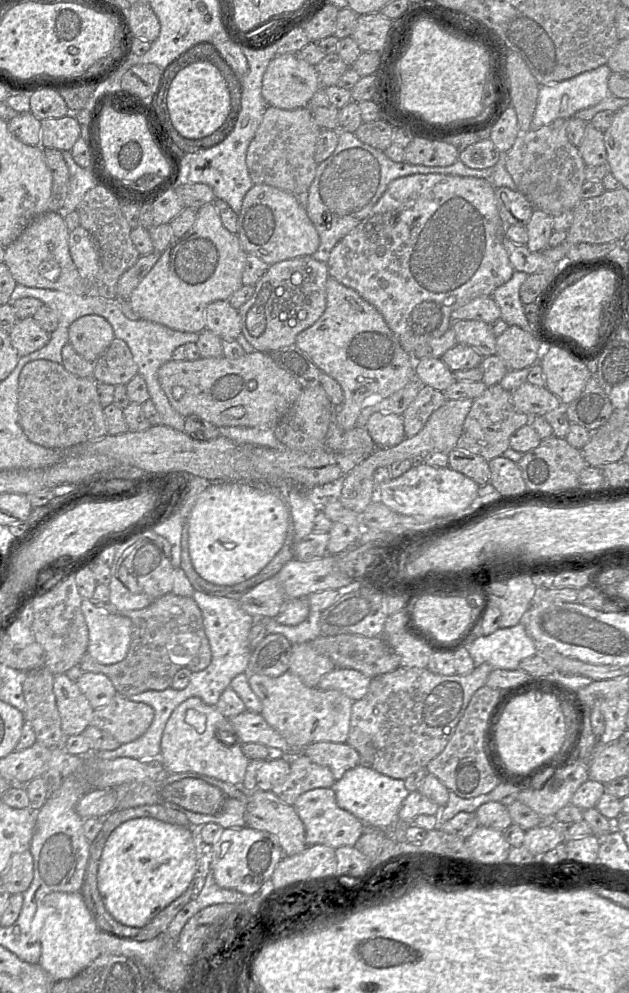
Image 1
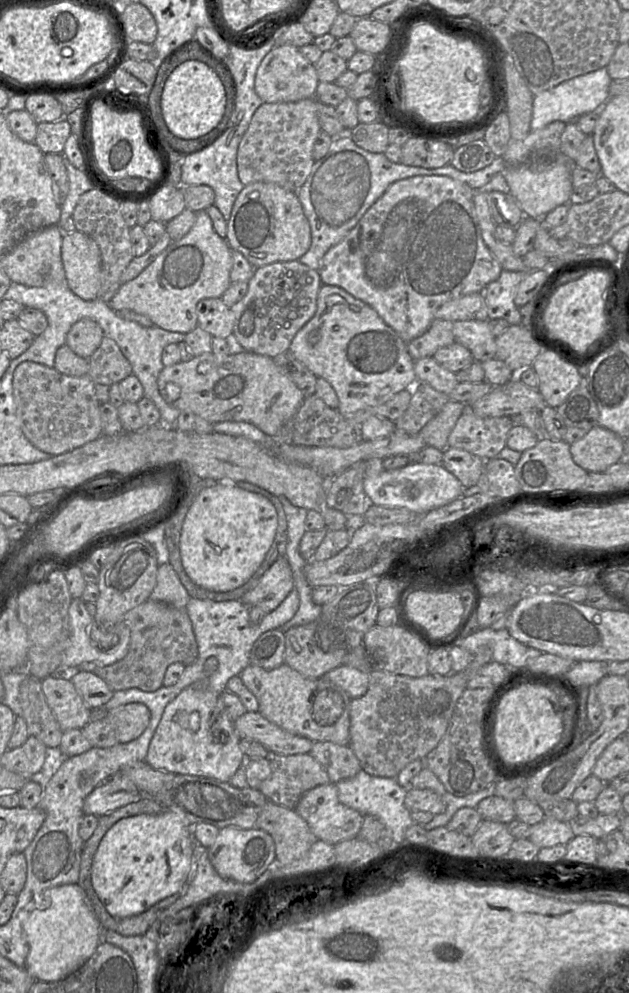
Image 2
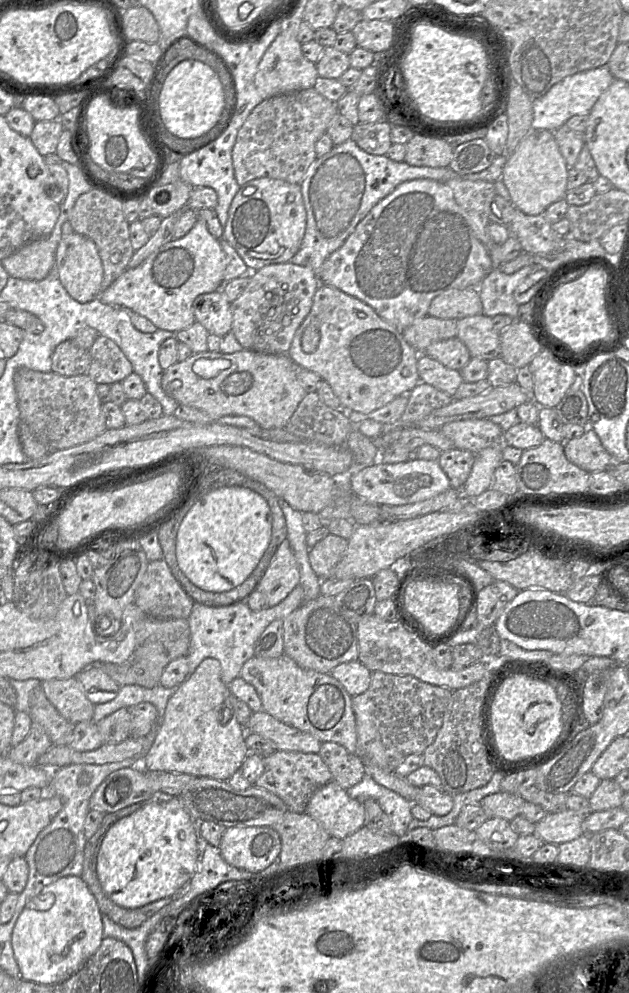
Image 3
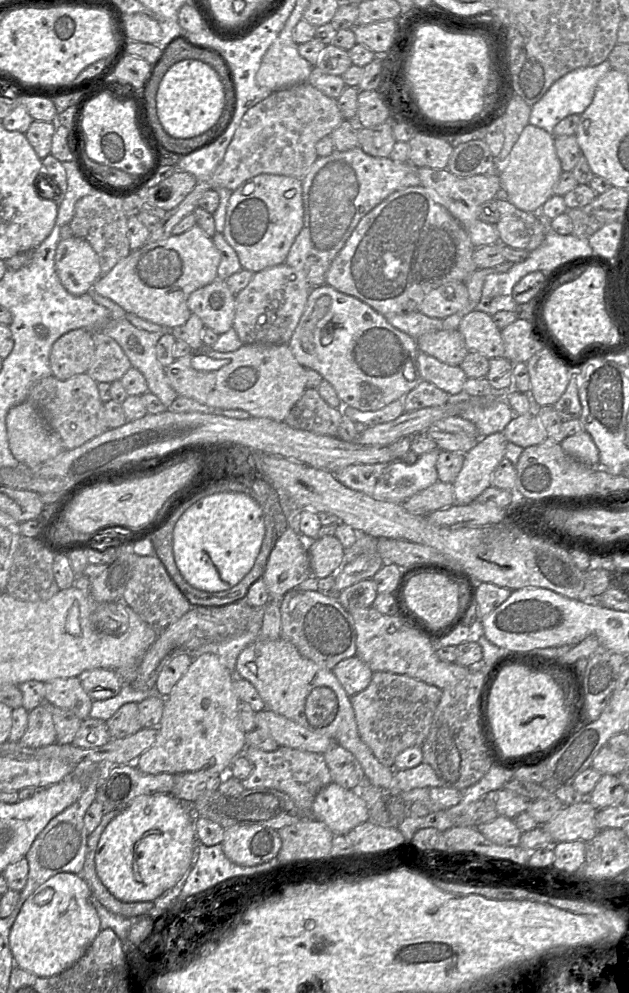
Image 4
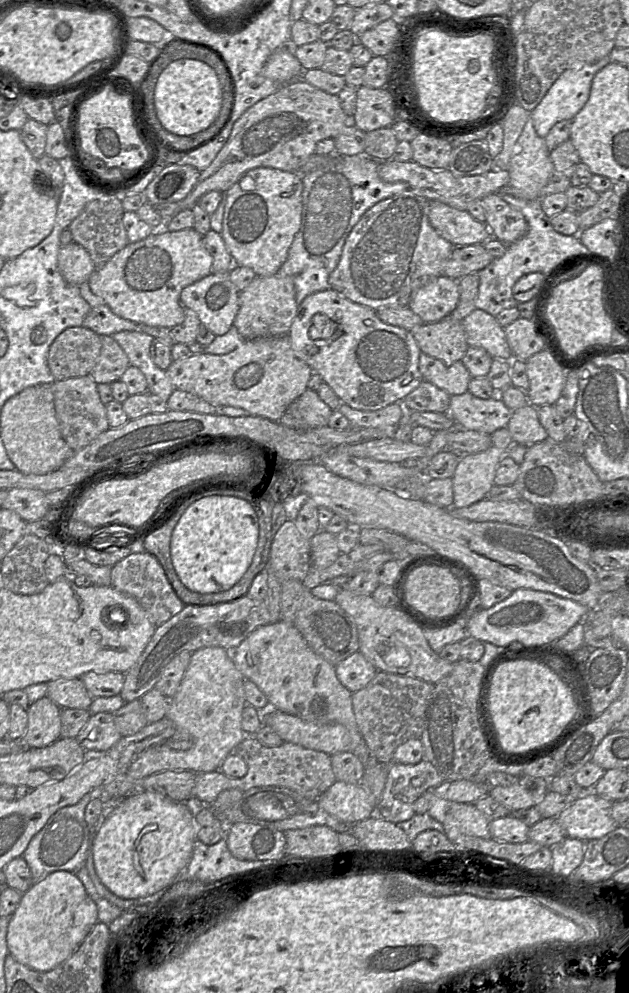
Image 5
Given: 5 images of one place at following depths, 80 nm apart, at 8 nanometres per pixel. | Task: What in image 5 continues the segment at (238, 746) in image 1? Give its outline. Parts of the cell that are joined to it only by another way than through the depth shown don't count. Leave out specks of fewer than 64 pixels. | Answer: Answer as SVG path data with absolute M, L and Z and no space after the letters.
M205 647L192 652L190 663L183 676L179 689L170 699L166 717L175 725L172 740L192 739L193 745L188 750L174 750L166 743L158 744L146 749L136 756L126 768L127 774L135 780L142 780L162 771L191 771L206 773L219 770L224 759L234 752L235 748L246 737L241 727L242 712L247 705L244 683L245 677L236 668L231 652L222 647Z

